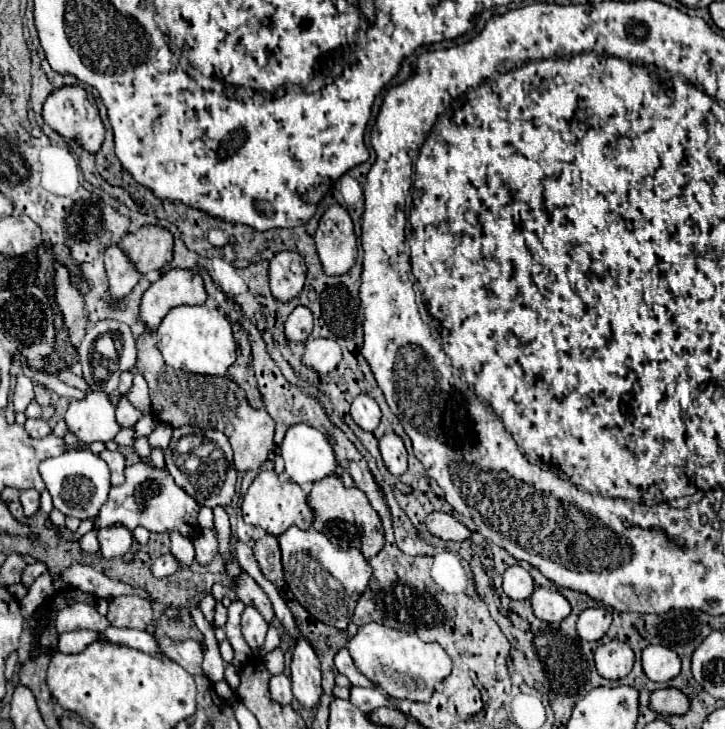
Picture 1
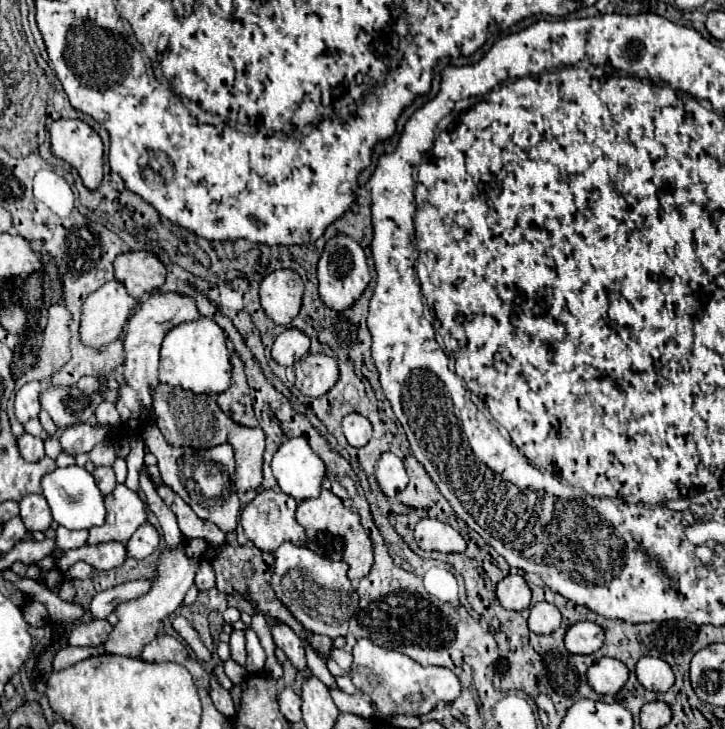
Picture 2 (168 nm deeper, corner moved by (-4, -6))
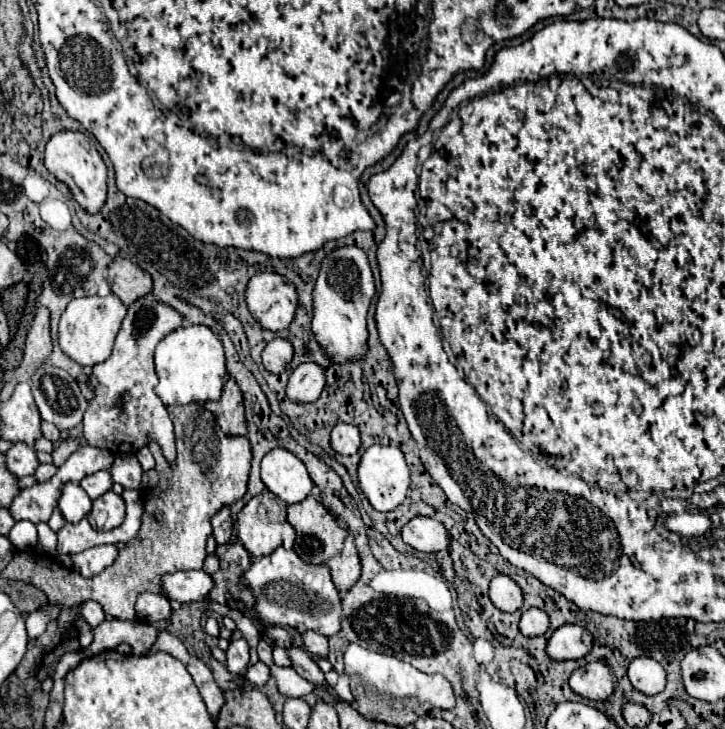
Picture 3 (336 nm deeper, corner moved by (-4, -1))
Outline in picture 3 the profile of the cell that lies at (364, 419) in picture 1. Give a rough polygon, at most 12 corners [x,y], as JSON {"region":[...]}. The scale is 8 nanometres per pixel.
{"region":[[337,423],[331,447],[339,455],[359,451],[359,429]]}

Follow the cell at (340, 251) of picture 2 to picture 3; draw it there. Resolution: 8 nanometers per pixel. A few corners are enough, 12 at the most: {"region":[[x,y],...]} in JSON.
{"region":[[359,247],[331,251],[311,331],[331,363],[369,351],[375,281]]}

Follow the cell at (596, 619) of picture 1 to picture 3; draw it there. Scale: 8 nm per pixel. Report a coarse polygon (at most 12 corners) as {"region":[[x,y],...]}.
{"region":[[563,625],[551,635],[547,655],[577,661],[591,651],[585,627]]}

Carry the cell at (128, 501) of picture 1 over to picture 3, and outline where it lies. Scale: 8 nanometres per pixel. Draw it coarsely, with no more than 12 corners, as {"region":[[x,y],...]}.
{"region":[[113,491],[93,501],[93,529],[111,531],[123,523],[125,503]]}

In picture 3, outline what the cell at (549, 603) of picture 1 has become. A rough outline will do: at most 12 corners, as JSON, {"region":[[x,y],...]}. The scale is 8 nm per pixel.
{"region":[[541,609],[521,615],[519,631],[525,637],[543,635],[549,617]]}

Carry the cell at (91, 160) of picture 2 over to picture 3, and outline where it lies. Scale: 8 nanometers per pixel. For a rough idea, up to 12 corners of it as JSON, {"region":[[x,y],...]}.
{"region":[[79,131],[53,135],[45,167],[87,213],[107,199],[107,167]]}

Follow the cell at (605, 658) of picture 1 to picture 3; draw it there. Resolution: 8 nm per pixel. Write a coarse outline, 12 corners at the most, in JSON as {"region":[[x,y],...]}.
{"region":[[603,661],[571,673],[569,687],[585,699],[613,693],[611,669]]}

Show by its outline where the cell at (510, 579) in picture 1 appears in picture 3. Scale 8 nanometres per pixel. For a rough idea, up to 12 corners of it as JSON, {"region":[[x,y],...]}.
{"region":[[507,575],[493,577],[489,599],[501,611],[523,605],[519,585]]}

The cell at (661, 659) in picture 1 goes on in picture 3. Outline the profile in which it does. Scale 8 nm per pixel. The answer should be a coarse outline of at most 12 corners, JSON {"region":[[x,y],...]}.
{"region":[[649,657],[629,663],[633,689],[657,695],[665,689],[665,669]]}

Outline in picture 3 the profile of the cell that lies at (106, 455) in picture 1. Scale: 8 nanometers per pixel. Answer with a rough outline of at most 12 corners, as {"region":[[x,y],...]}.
{"region":[[97,471],[79,485],[97,499],[111,489],[109,471]]}

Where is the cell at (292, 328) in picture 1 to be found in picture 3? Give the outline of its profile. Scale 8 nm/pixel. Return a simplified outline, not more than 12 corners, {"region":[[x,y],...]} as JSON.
{"region":[[281,337],[269,341],[261,355],[275,375],[289,367],[293,345]]}

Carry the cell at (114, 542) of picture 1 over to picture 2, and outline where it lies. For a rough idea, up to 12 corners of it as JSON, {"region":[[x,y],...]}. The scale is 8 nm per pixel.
{"region":[[121,542],[81,546],[59,558],[55,570],[65,572],[77,560],[95,570],[119,568],[127,558]]}

